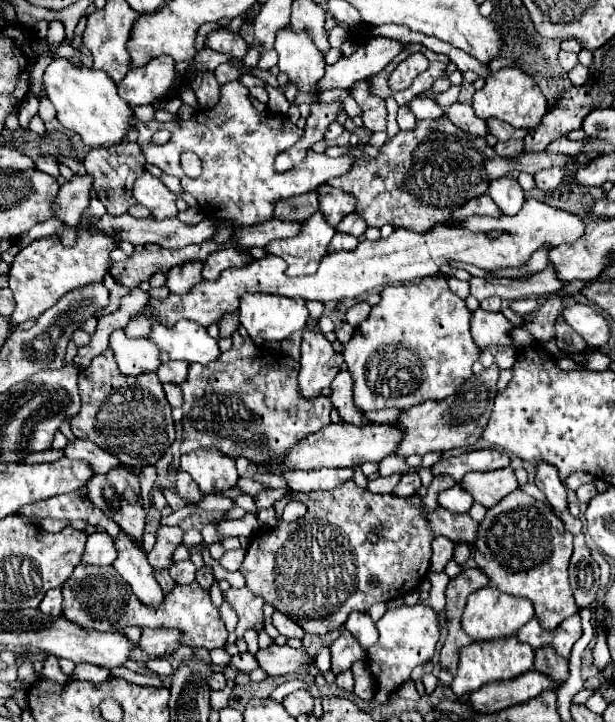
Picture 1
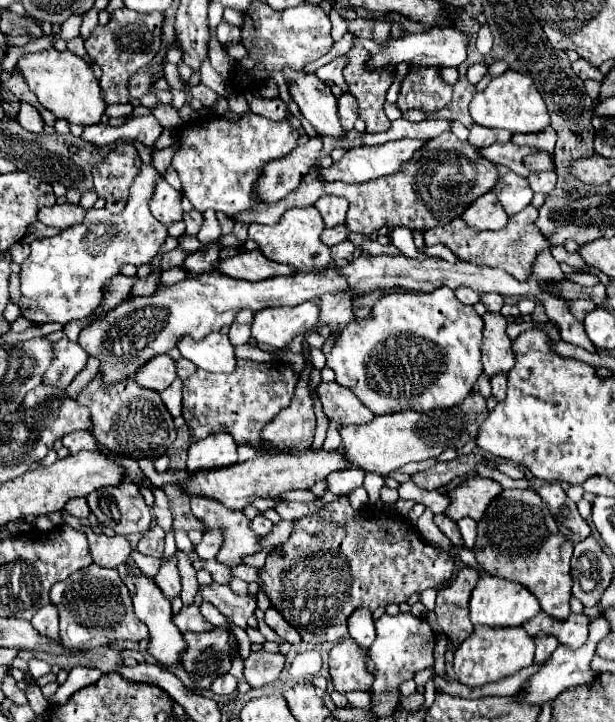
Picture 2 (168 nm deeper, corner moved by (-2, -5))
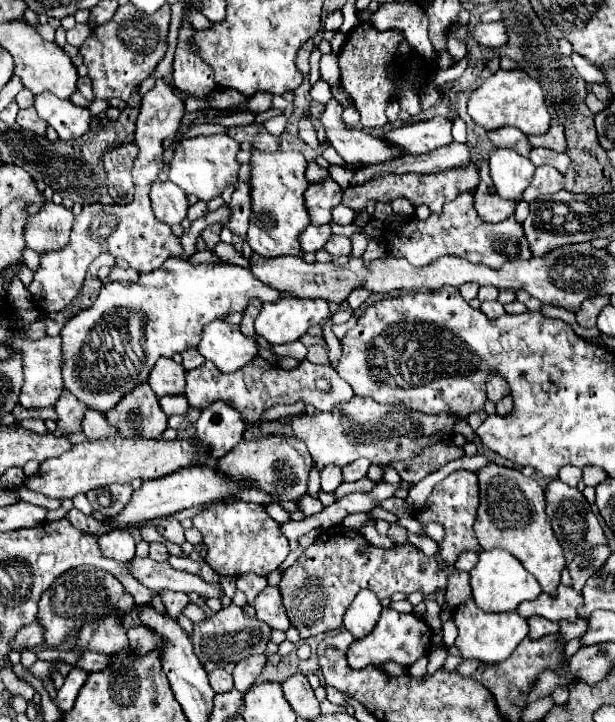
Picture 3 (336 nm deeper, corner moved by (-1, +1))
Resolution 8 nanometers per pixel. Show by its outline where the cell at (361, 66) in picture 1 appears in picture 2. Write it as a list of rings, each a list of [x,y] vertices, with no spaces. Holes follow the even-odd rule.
[[[437,26],[421,34],[407,34],[403,38],[391,38],[385,46],[375,44],[373,40],[361,40],[363,48],[369,48],[371,52],[371,66],[373,68],[383,68],[387,64],[397,66],[399,62],[409,62],[415,66],[459,66],[465,56],[467,56],[467,46],[469,46],[469,36],[463,30],[457,30],[453,26]]]

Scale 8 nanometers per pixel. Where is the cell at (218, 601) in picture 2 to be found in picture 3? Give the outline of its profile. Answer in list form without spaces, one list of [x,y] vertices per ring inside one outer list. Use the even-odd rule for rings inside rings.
[[[134,558],[132,562],[134,576],[150,590],[180,590],[180,592],[196,592],[200,598],[222,598],[222,586],[204,582],[200,576],[174,570],[168,562],[154,562],[152,558]]]

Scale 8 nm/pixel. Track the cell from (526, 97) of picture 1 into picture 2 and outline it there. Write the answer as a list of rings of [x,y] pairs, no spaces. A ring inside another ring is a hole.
[[[507,70],[505,74],[493,78],[483,92],[477,92],[469,104],[469,114],[479,126],[505,128],[505,130],[523,132],[523,134],[539,132],[549,126],[547,106],[541,94],[535,90],[535,84],[531,82],[531,78],[515,70]]]

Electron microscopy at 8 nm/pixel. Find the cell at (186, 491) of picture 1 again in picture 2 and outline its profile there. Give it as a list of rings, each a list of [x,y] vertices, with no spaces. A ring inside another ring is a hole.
[[[191,496],[191,510],[207,530],[223,532],[223,544],[215,556],[217,562],[233,568],[241,566],[245,556],[261,552],[261,536],[251,530],[251,520],[241,510],[229,510],[211,498],[199,496]]]

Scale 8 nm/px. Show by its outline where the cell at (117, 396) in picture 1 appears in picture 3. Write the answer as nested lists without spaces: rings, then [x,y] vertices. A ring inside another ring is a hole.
[[[140,384],[130,390],[110,412],[104,412],[104,416],[118,434],[126,438],[160,438],[168,428],[168,416],[162,412],[158,398],[148,384]]]

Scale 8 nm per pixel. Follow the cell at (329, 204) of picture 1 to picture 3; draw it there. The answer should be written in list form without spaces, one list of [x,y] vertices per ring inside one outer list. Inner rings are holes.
[[[330,178],[320,184],[308,186],[304,200],[314,226],[322,226],[332,220],[332,208],[342,202],[342,194],[344,190],[338,188],[338,184],[334,184],[334,180]]]

